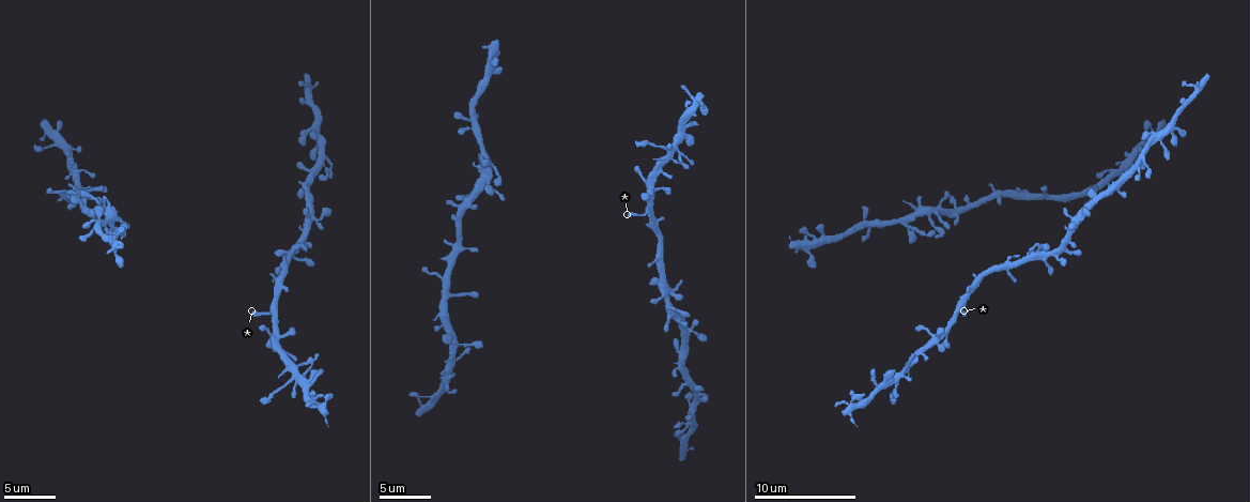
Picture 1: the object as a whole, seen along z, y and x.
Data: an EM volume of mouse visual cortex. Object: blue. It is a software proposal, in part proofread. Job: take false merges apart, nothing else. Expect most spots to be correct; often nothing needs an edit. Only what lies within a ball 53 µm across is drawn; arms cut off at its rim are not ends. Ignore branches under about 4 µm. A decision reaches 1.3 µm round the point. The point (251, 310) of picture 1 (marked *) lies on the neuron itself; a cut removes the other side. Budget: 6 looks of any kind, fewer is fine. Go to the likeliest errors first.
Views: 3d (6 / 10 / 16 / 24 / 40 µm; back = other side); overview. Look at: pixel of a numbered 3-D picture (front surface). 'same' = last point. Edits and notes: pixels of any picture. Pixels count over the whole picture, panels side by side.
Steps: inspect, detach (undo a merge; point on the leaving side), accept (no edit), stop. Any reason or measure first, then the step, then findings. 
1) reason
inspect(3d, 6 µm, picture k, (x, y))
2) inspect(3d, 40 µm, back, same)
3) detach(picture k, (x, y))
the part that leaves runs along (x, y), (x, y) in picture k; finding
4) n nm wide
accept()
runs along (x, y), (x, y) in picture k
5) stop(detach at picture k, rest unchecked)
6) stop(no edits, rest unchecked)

a fork
inspect(3d, 16 µm, picture 1, (935, 214))

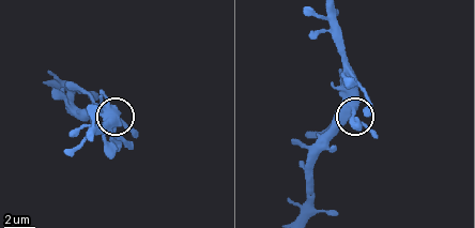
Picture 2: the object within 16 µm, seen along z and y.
3 arms
accept()
all the same neuron

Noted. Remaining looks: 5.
small branch off a trunk
inspect(3d, 16 µm, picture 1, (294, 379))

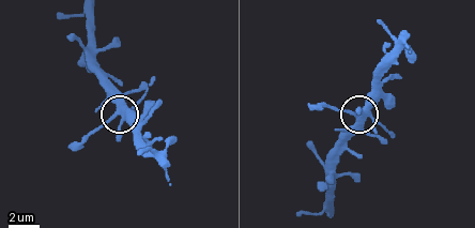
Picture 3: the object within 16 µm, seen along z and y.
5 arms
accept()
runs along (57, 12), (86, 16), (92, 69), (119, 111), (80, 145) in picture 3; all the same neuron

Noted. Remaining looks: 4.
thick turns thin
inspect(3d, 10 µm, picture 1, (1114, 186))

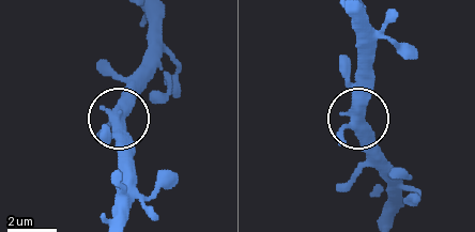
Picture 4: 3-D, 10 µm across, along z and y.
inspect(3d, 6 µm, same)

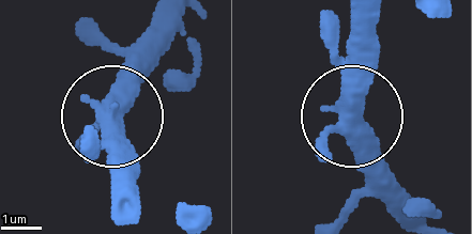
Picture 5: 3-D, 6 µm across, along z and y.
accept()
runs along (349, 14), (349, 126), (397, 184) in picture 5; all the same neuron

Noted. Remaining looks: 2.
stop(no edits, rest unchecked)

